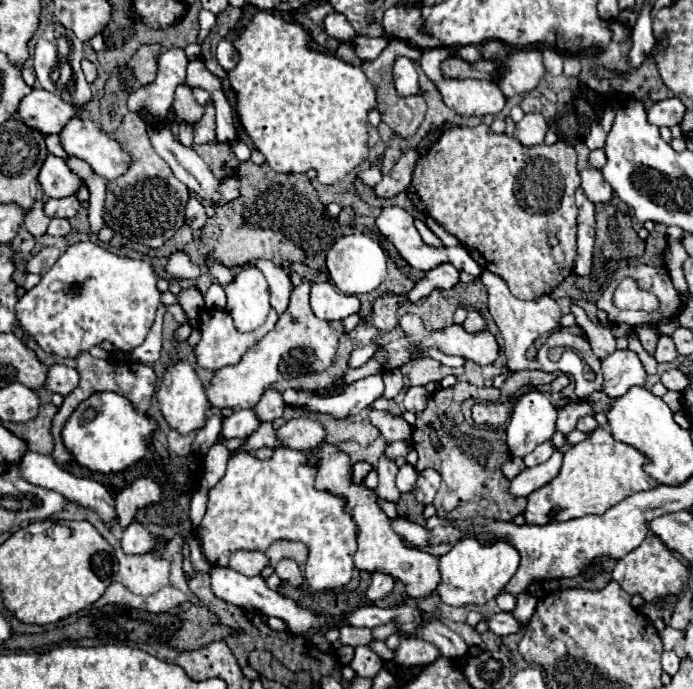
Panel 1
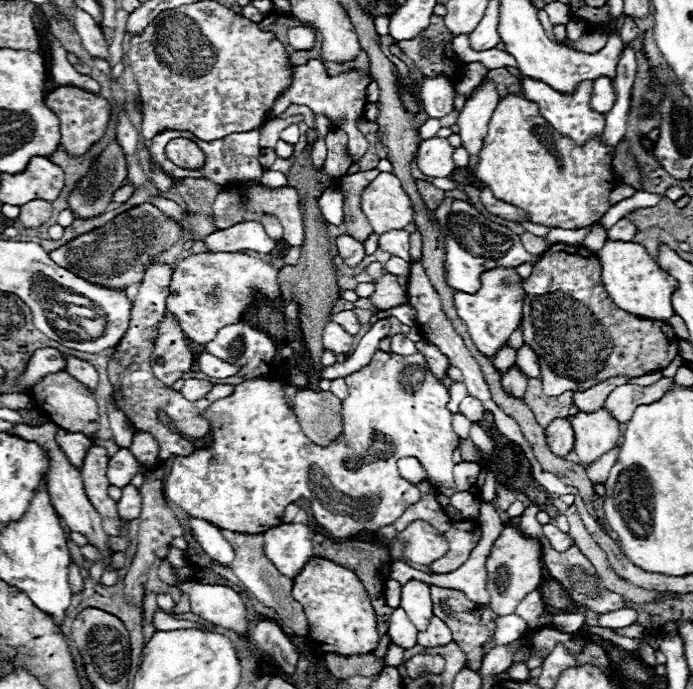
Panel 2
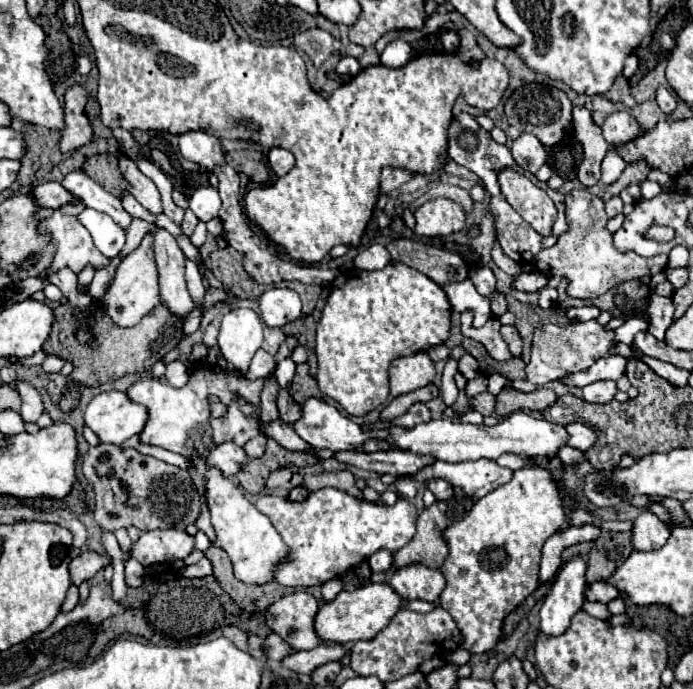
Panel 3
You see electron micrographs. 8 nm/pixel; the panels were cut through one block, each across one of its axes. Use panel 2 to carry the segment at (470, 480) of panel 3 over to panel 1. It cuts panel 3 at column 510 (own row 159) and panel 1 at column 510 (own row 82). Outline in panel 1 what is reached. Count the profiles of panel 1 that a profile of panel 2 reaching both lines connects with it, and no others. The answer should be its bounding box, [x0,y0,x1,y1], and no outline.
[510,450,562,496]

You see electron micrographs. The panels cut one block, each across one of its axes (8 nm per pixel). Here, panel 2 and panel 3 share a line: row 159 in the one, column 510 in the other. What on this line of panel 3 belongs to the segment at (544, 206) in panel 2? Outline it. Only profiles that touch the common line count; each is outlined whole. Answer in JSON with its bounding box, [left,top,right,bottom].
[440,466,566,654]

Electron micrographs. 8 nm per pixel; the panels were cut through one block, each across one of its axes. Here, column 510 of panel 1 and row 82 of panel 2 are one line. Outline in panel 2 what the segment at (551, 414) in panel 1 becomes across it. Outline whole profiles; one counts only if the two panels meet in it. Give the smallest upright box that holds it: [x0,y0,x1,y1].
[416,76,454,118]

